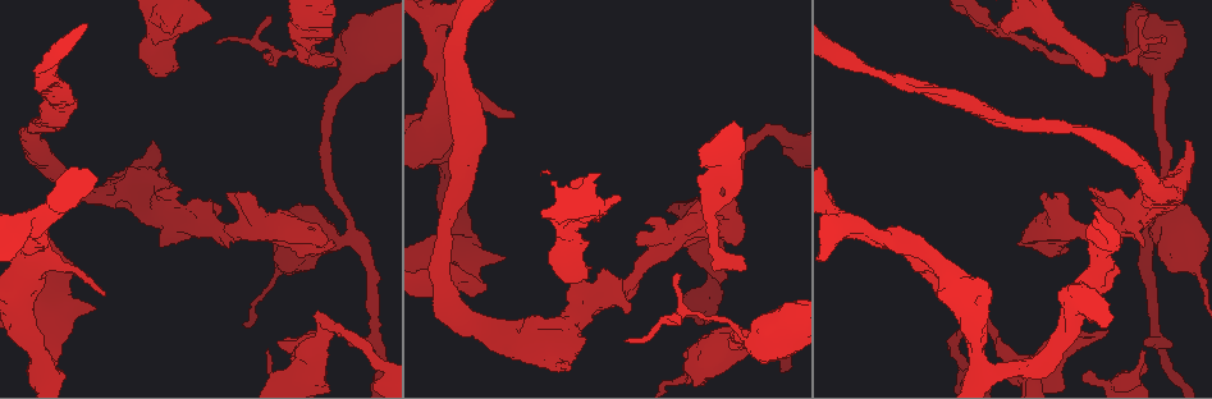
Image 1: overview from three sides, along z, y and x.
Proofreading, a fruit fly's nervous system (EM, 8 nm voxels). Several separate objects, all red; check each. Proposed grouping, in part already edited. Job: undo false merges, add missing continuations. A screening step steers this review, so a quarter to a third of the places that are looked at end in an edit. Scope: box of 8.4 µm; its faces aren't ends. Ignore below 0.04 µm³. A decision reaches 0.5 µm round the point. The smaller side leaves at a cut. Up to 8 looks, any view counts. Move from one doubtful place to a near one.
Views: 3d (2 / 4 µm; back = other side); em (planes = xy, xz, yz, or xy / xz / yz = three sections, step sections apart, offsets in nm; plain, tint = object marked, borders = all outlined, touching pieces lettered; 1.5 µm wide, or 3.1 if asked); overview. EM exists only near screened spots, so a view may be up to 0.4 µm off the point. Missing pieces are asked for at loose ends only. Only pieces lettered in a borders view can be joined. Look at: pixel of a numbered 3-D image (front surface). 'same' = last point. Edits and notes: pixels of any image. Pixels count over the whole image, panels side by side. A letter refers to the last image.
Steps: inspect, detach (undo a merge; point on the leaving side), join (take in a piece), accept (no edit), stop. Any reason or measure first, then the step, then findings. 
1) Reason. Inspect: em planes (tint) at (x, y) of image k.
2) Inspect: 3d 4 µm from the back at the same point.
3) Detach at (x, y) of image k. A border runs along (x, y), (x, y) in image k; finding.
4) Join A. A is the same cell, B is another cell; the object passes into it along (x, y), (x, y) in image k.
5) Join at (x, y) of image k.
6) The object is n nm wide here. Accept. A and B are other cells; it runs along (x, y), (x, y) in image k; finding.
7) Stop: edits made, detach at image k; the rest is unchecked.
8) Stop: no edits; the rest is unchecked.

Free end. Inspect: em 3.1 µm planes (tint) at (511, 115) of image 1.

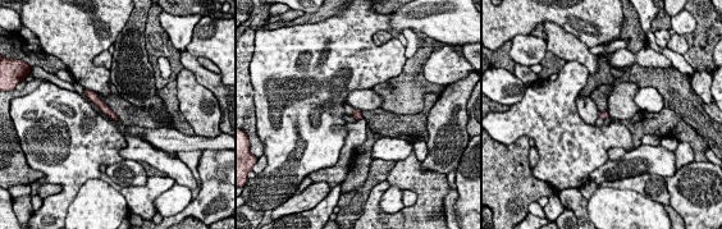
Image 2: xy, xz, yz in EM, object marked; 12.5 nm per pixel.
See the neighbours. Inspect: em 3.1 µm planes (borders) at the same point.

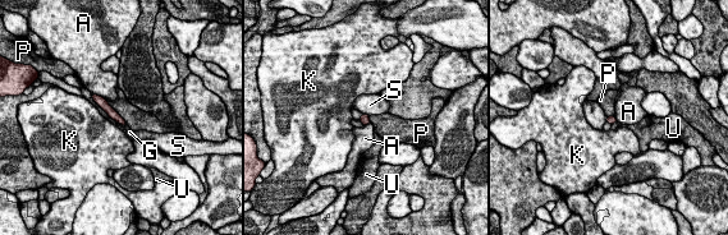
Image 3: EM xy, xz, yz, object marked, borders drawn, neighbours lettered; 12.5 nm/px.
Accept. A, G, K, P, S and U are other cells; none of them fits.

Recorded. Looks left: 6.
Long arm stops here. Inspect: em planes (plain) at (744, 269) of image 1.

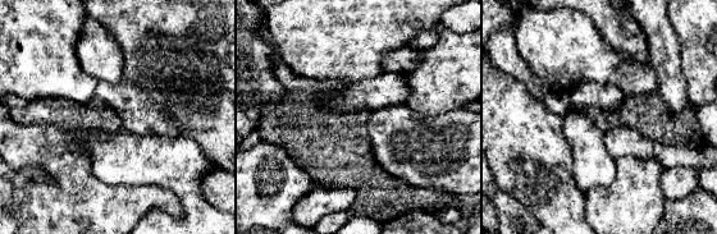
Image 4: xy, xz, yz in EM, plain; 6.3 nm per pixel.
Inspect: em planes (borders) at the same point.

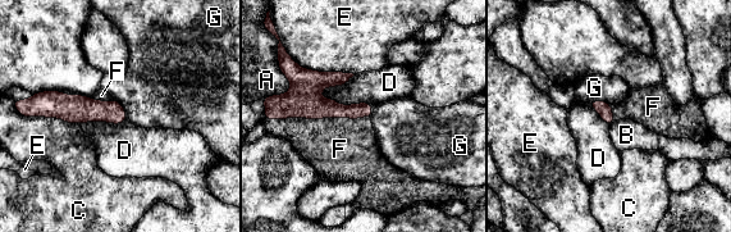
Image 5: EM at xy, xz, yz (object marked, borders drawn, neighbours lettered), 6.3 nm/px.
The longest contact is with F, 600 nm. Join F. F is the same cell, A, B, C, D, E and G are other cells; it goes on there.

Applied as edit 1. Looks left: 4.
Free end. Inspect: 3d 4 µm at (176, 66) of image 1.

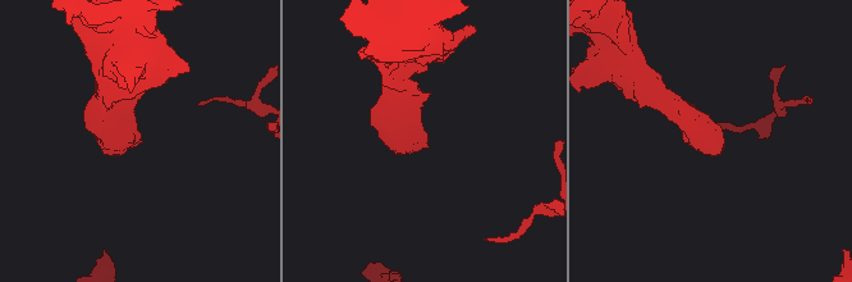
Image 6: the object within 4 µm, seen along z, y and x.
Inspect: em planes (plain) at (142, 142) of image 6.

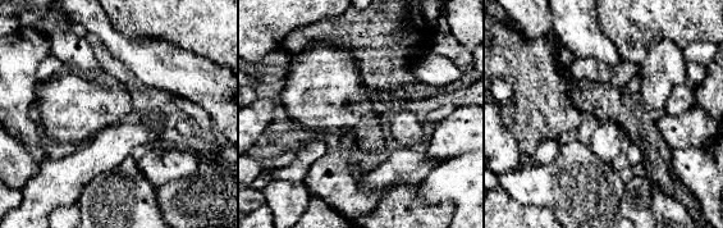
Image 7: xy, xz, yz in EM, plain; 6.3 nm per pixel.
See the neighbours. Inspect: em planes (borders) at the same point.

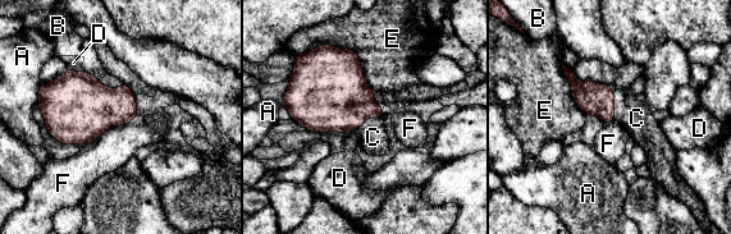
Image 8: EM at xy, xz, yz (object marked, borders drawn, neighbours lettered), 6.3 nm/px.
The longest contact is with E, 400 nm. Join C. C is the same cell, A, B, D, E and F are other cells; it goes on there.

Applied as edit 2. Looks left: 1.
Stop: edits made, join at image 5, join at image 8; the rest is unchecked.

